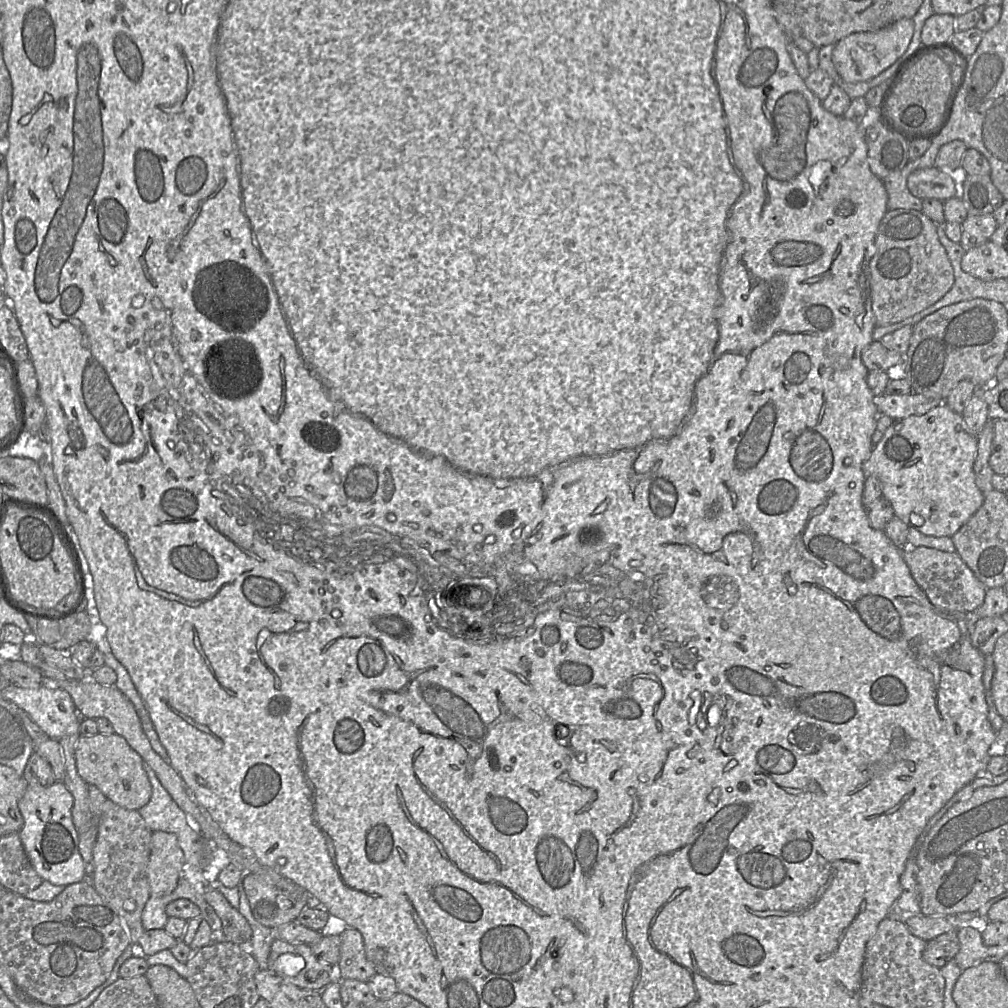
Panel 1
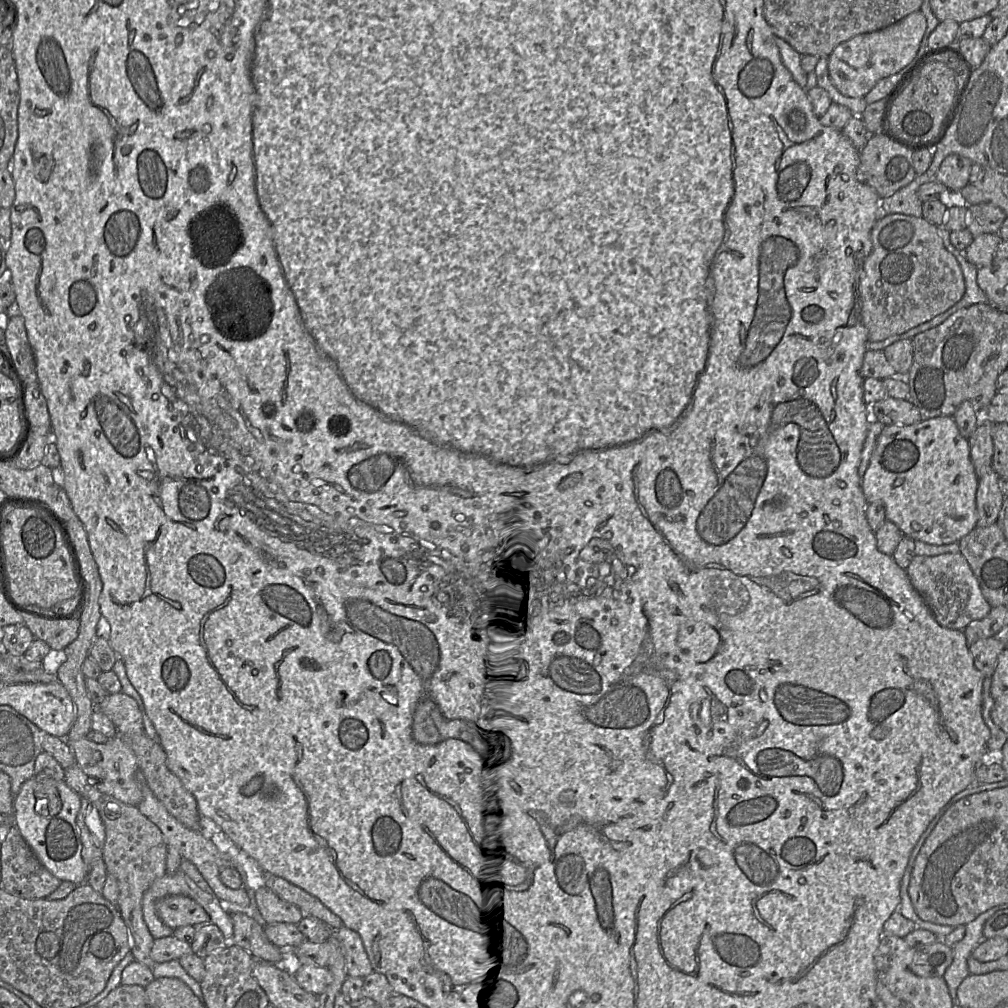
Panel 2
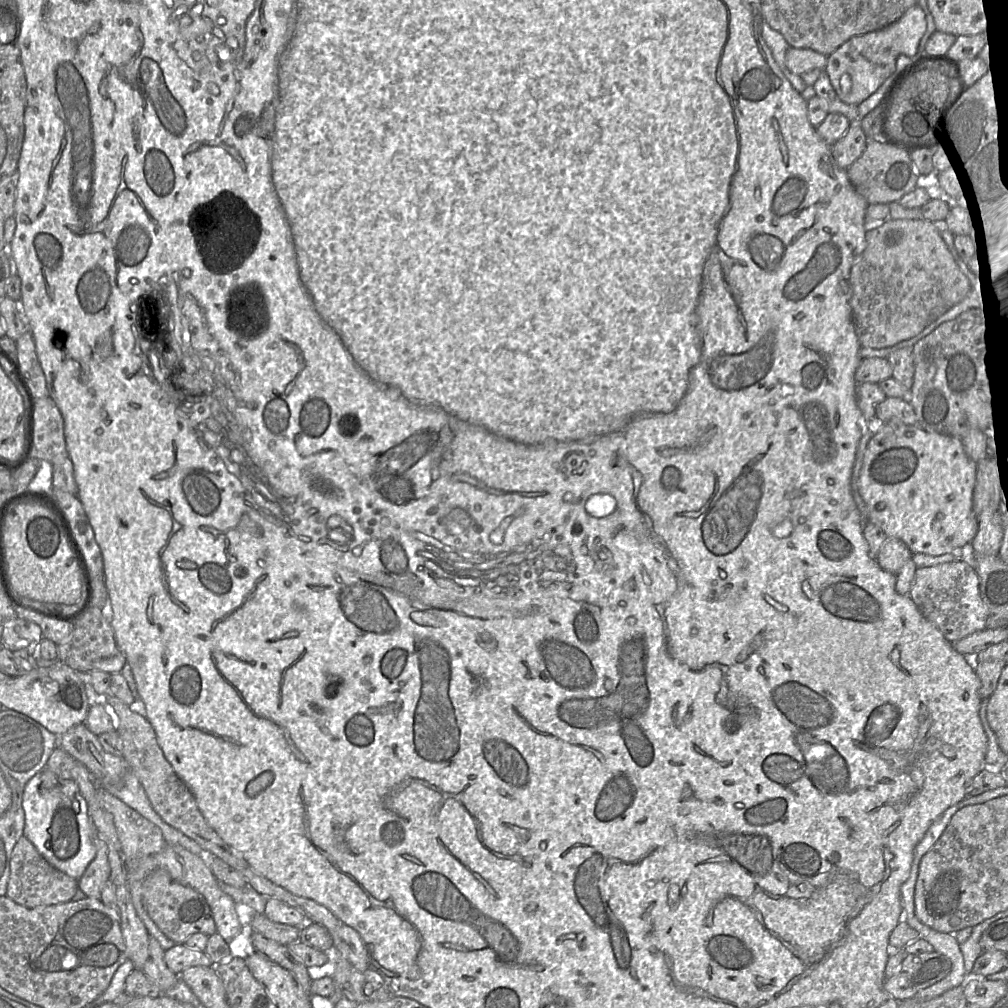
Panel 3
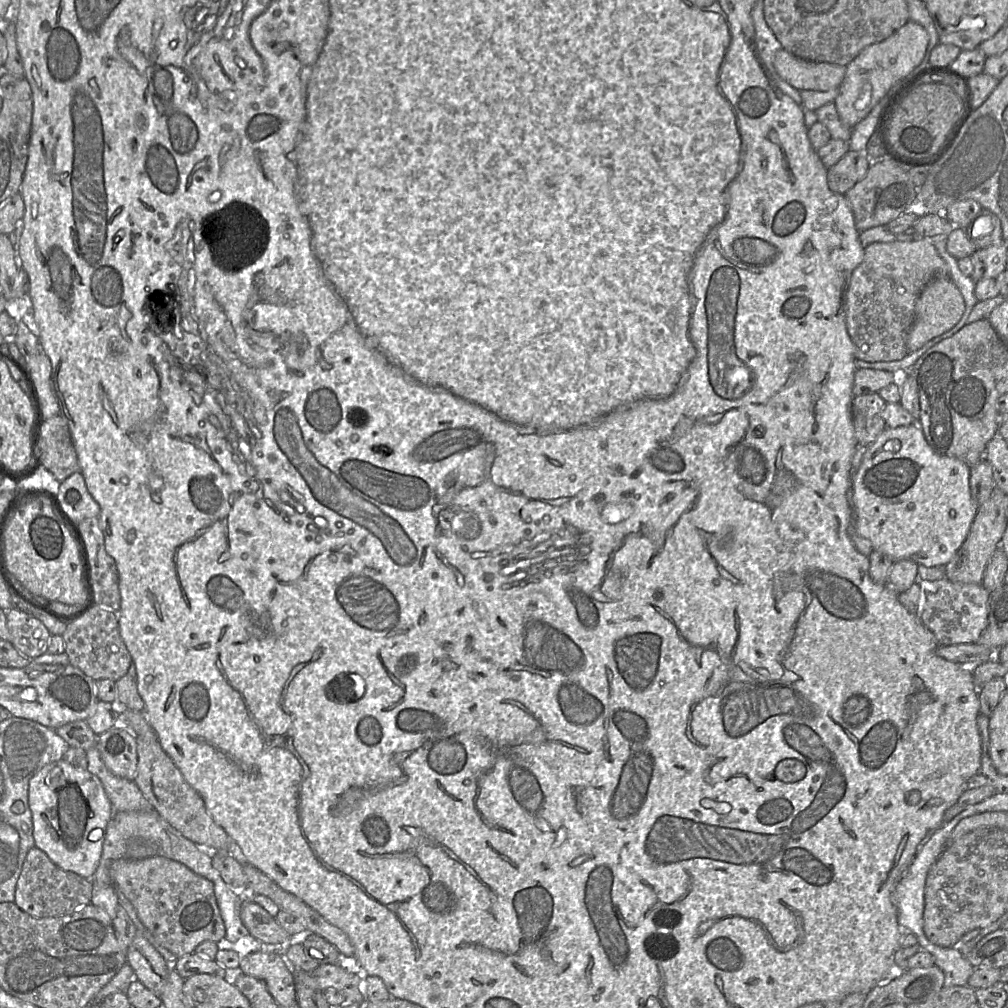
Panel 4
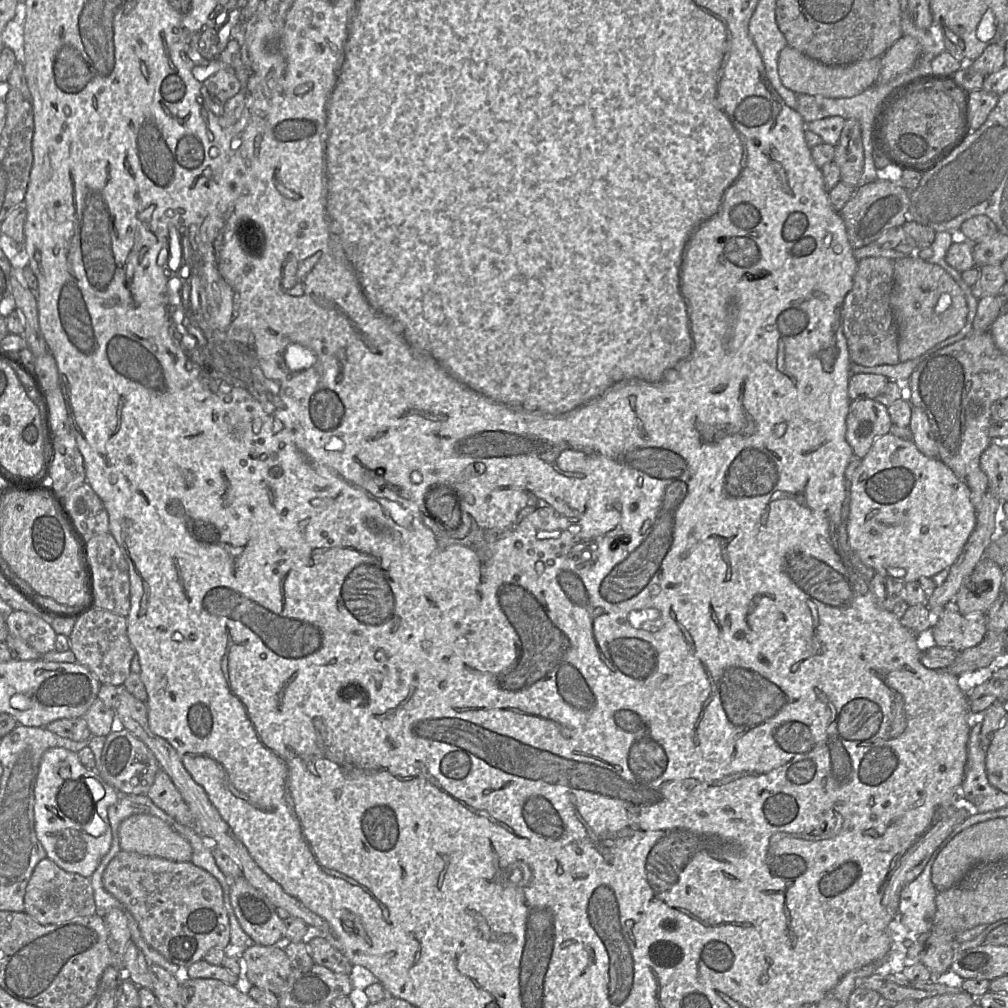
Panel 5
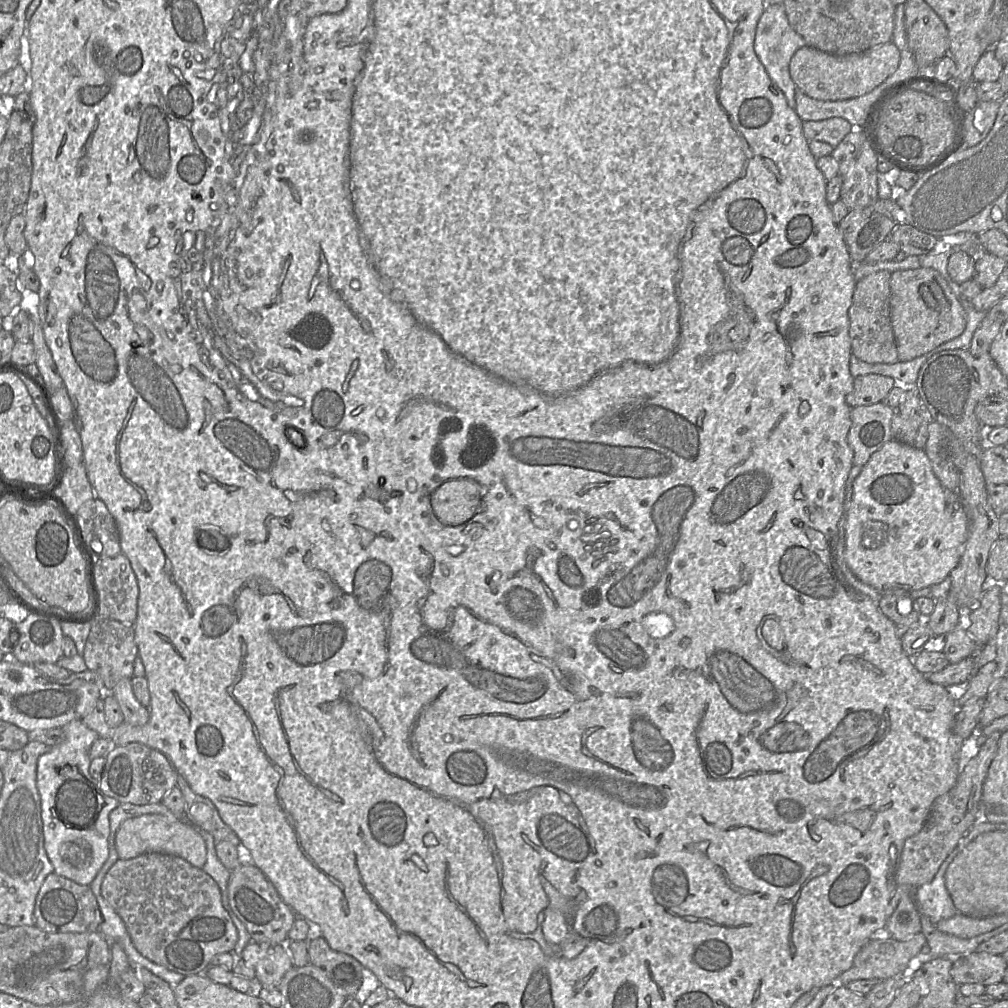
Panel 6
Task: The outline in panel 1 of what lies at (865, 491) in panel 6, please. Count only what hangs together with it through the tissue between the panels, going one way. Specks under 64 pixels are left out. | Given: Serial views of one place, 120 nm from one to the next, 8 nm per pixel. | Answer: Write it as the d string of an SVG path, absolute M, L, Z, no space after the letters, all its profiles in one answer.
M944 402L923 415L912 415L900 420L894 420L894 422L885 431L881 440L873 446L871 454L864 462L862 469L865 474L865 479L868 476L875 476L878 478L881 483L882 496L890 502L894 510L894 515L901 519L908 527L913 527L927 536L951 537L980 508L985 498L975 483L973 466L976 459L976 453L977 437L970 433L962 415L952 411Z

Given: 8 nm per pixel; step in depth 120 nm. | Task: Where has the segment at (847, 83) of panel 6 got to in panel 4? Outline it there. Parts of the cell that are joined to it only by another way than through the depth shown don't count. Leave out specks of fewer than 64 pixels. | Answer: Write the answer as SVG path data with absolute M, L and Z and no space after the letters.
M784 49L776 52L774 65L781 78L797 90L838 89L846 72L843 65L809 61Z

